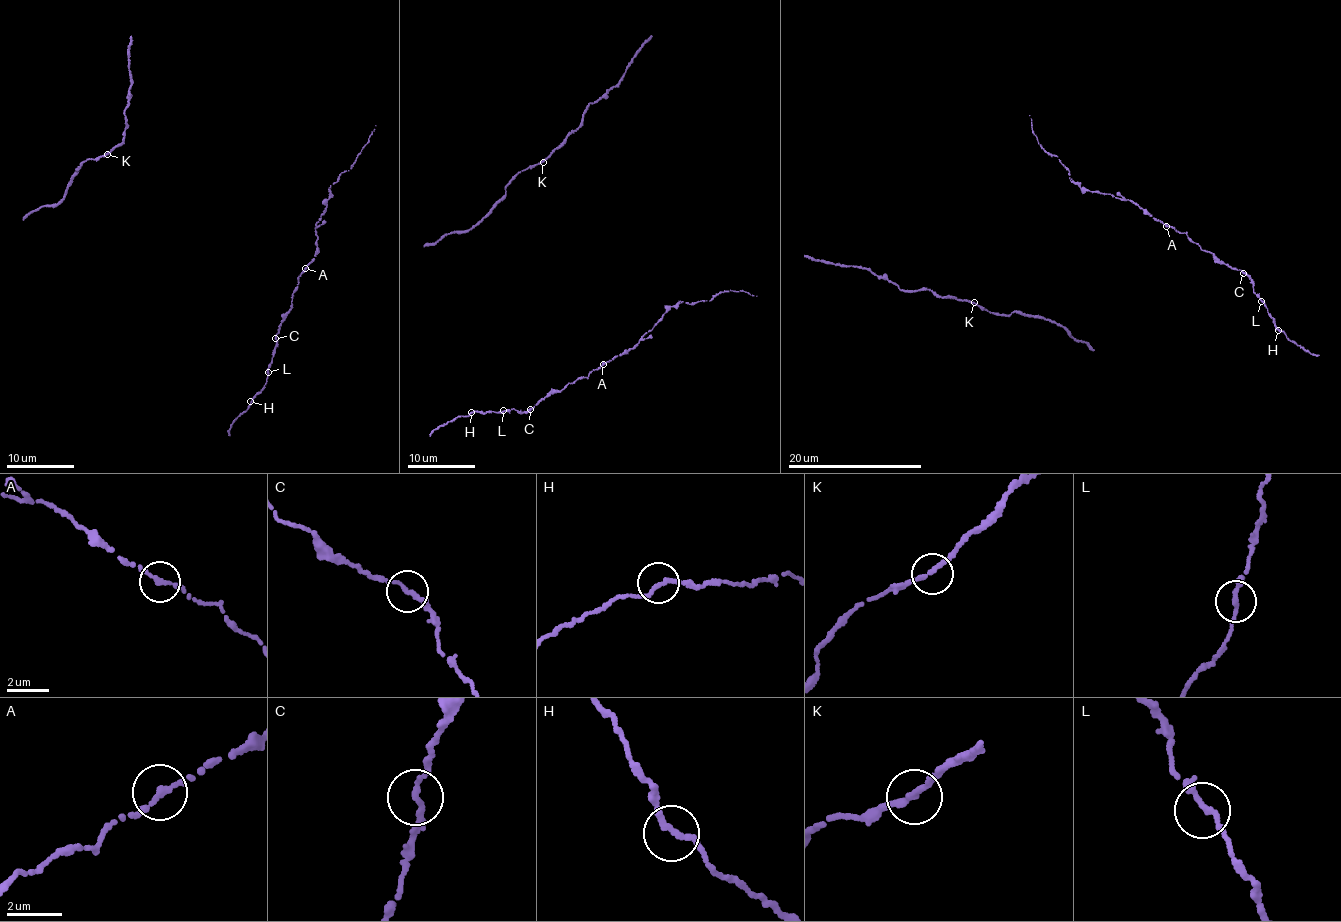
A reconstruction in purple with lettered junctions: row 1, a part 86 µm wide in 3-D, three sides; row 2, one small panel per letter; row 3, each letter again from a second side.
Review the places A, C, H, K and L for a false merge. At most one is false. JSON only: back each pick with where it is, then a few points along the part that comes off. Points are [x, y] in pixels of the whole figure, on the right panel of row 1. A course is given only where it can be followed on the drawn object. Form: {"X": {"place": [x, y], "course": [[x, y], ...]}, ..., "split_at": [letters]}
{"split_at": []}

